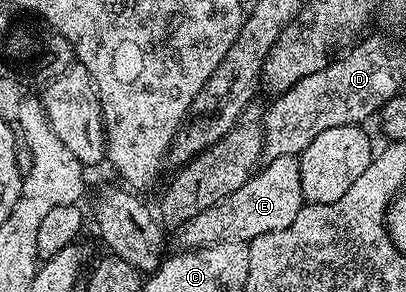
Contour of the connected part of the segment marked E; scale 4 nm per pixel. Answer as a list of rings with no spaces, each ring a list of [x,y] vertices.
[[[295,156],[274,158],[247,177],[229,196],[210,206],[210,210],[202,210],[198,218],[186,222],[175,233],[176,240],[184,250],[214,248],[218,244],[248,244],[262,234],[286,230],[286,226],[290,226],[290,222],[298,218],[305,203],[299,159]]]

